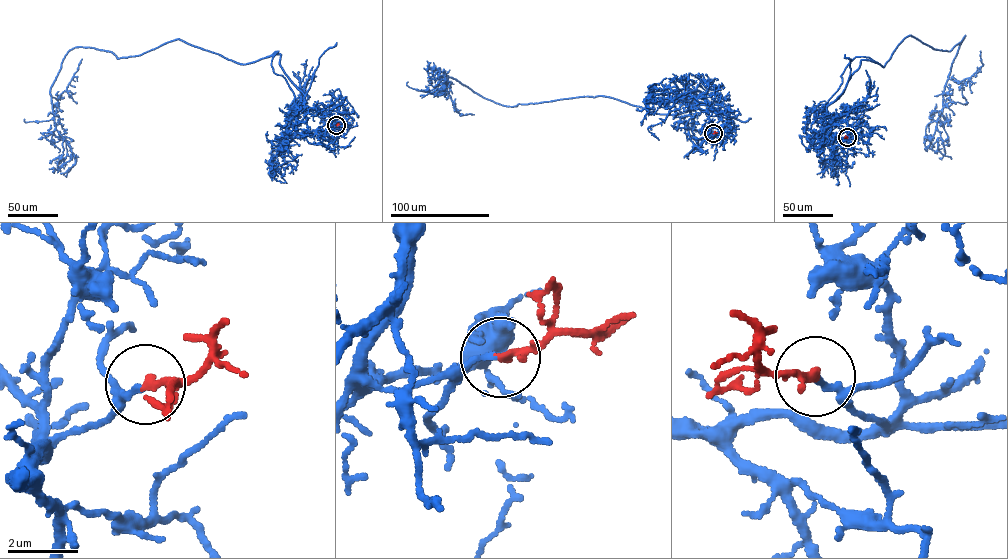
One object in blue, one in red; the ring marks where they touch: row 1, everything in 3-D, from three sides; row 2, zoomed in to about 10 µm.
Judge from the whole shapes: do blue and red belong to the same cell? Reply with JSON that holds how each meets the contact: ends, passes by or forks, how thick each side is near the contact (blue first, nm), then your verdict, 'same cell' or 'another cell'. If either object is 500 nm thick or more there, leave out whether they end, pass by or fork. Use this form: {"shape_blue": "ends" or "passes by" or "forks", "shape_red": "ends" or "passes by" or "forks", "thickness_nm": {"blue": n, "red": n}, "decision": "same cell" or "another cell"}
{"shape_blue": "ends", "shape_red": "ends", "thickness_nm": {"blue": 160, "red": 240}, "decision": "same cell"}

